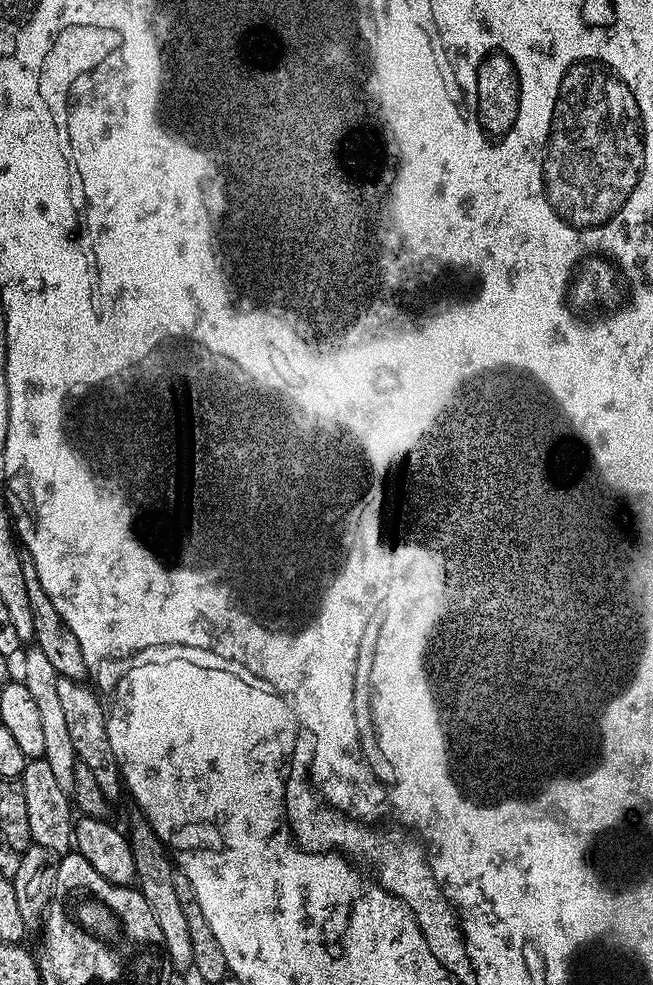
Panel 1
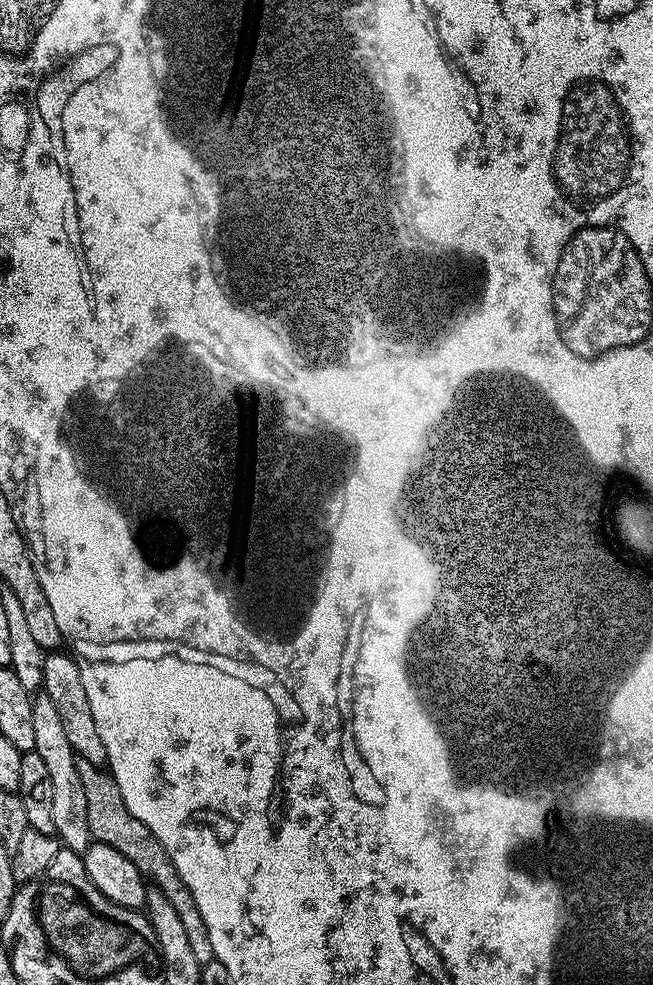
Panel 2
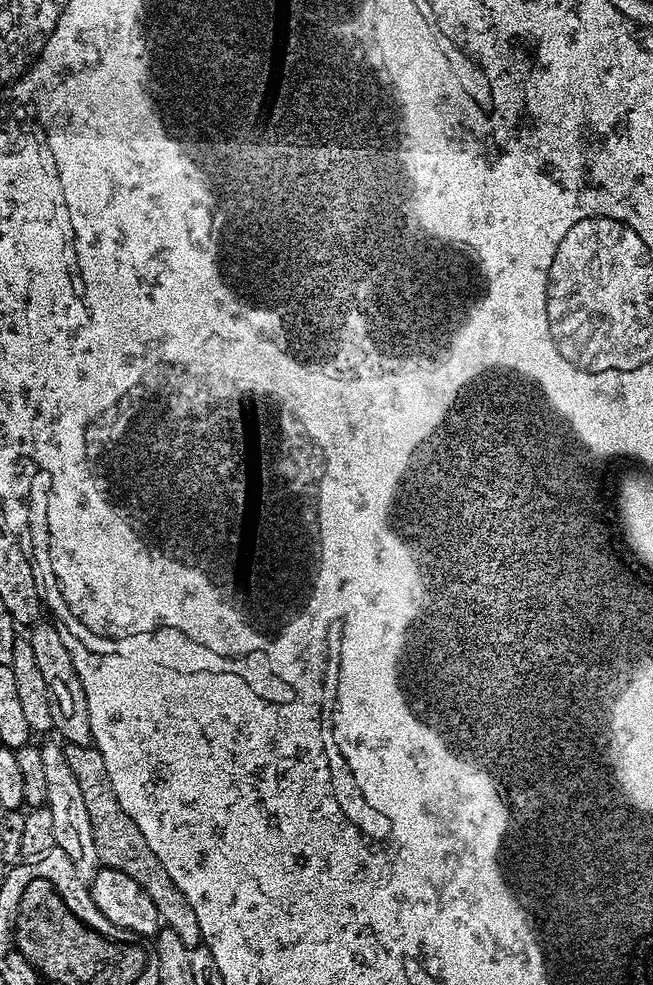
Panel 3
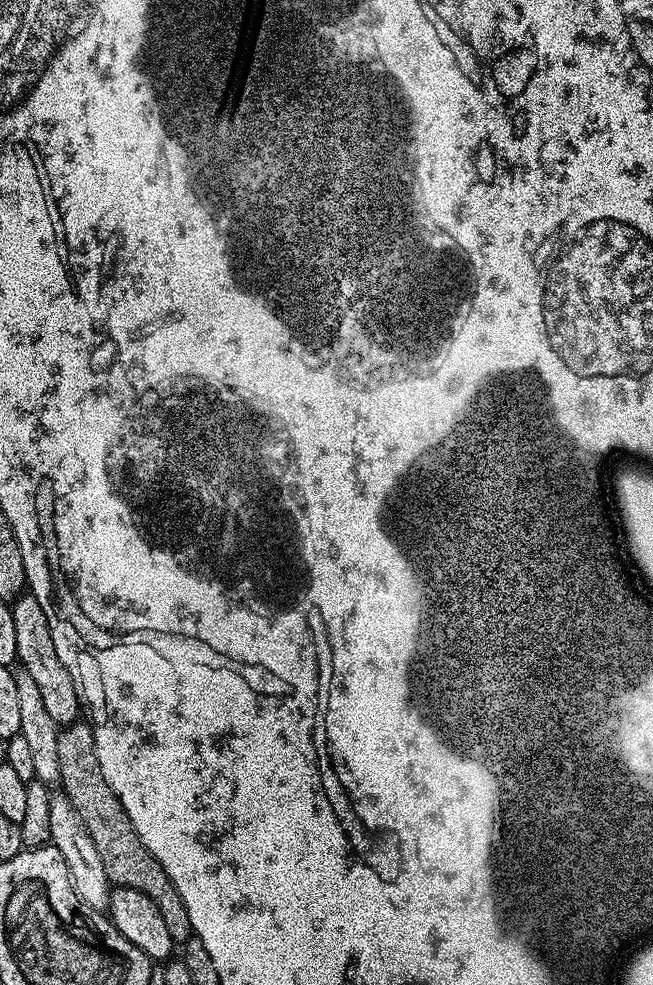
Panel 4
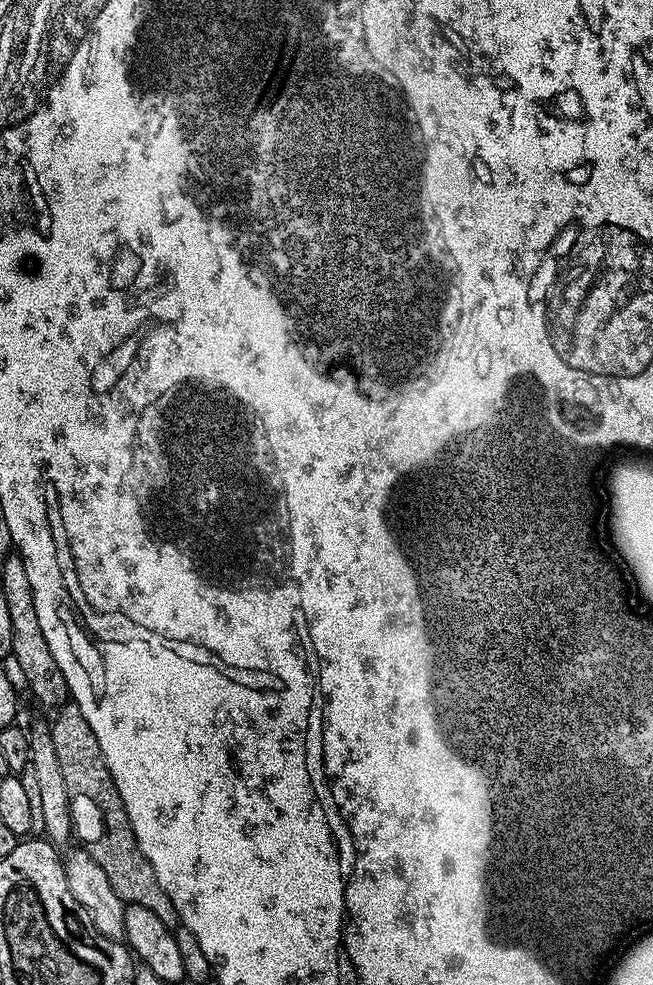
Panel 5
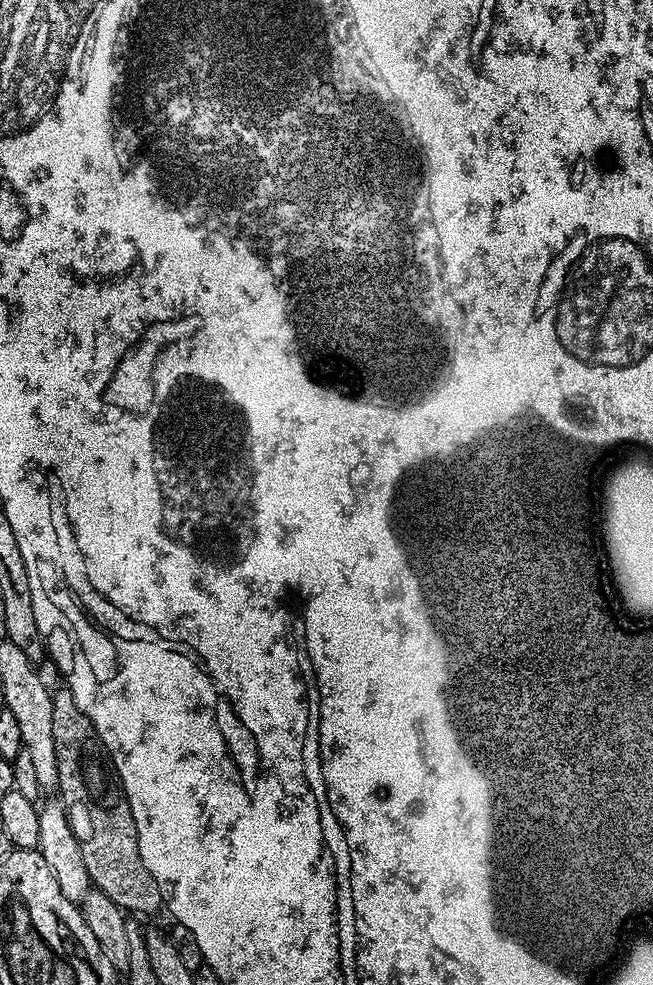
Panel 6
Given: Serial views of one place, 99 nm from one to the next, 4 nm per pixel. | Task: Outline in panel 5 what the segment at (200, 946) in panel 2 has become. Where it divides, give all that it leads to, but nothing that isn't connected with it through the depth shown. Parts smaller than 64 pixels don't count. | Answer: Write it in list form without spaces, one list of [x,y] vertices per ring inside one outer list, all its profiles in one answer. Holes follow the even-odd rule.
[[[71,702],[60,705],[55,716],[56,721],[51,721],[50,727],[54,751],[58,753],[58,766],[62,766],[62,779],[66,782],[66,794],[70,794],[75,839],[80,839],[82,848],[102,866],[111,889],[125,905],[146,906],[146,910],[154,910],[168,928],[175,929],[178,917],[174,902],[170,902],[166,890],[162,890],[162,882],[158,882],[154,866],[150,866],[146,854],[142,854],[138,846],[126,806],[118,794],[118,786],[114,786],[114,778],[104,761],[102,746],[98,746],[98,738],[94,738],[94,730],[90,730],[90,722],[86,722],[82,710]]]

